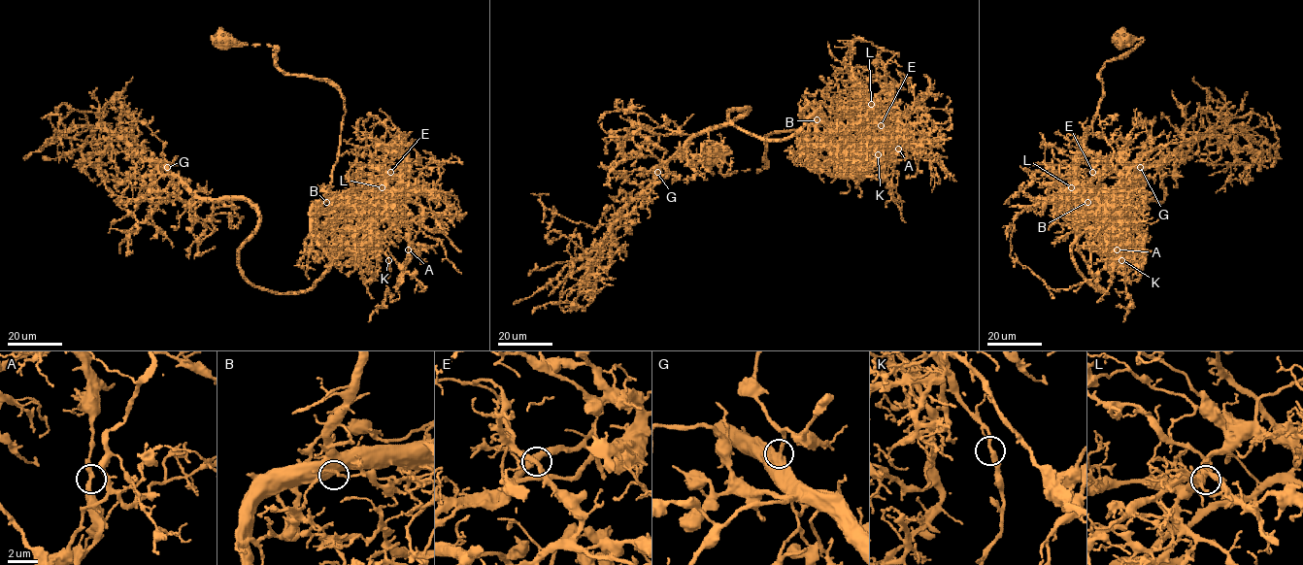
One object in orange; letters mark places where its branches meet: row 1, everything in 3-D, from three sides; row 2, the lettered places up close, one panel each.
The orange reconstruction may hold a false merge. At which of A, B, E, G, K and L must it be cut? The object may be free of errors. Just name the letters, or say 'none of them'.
none of them

